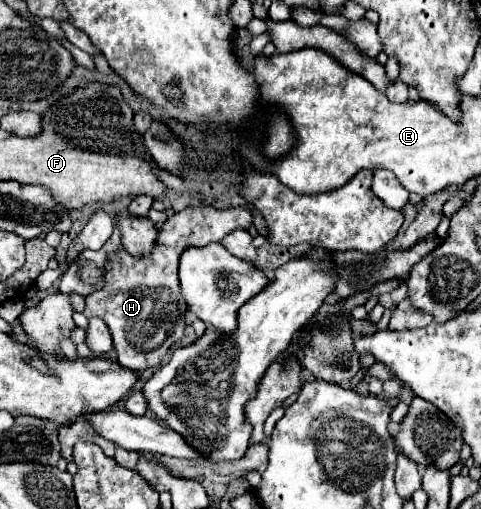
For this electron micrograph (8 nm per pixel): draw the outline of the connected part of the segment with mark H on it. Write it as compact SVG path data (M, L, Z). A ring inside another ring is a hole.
M212 205L184 209L166 219L160 229L158 243L150 257L132 257L128 251L120 249L108 255L106 263L106 281L100 291L94 291L86 297L86 317L100 317L110 327L114 349L118 353L118 363L132 371L146 371L158 367L168 349L184 337L186 321L184 315L188 305L180 293L178 283L178 259L184 249L190 245L208 245L218 243L234 229L250 229L254 223L250 209L232 207L220 209ZM154 345L156 359L154 359ZM170 345L170 347L160 347Z

